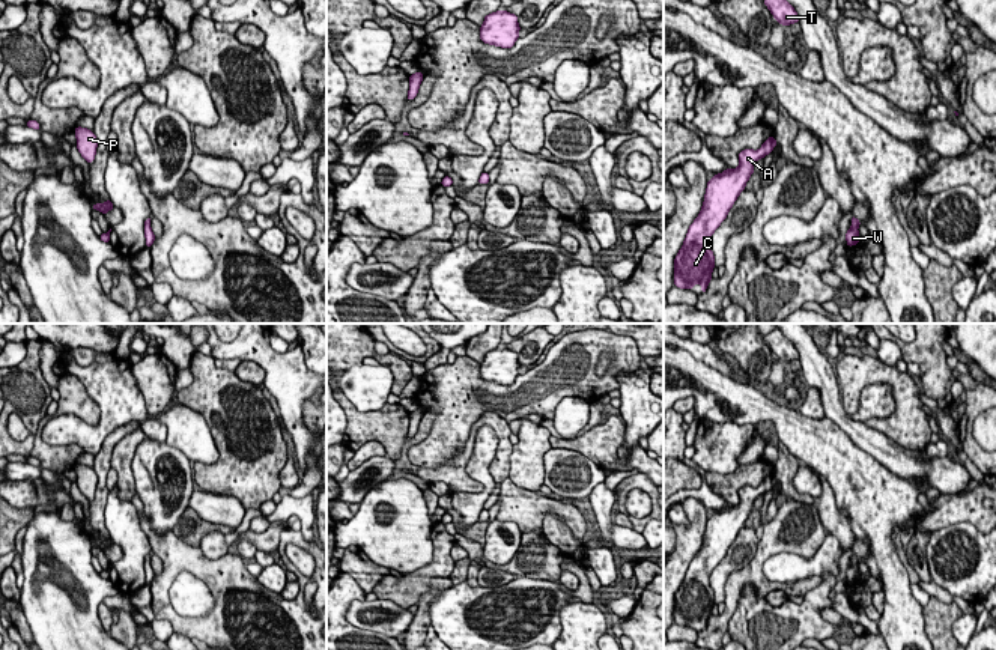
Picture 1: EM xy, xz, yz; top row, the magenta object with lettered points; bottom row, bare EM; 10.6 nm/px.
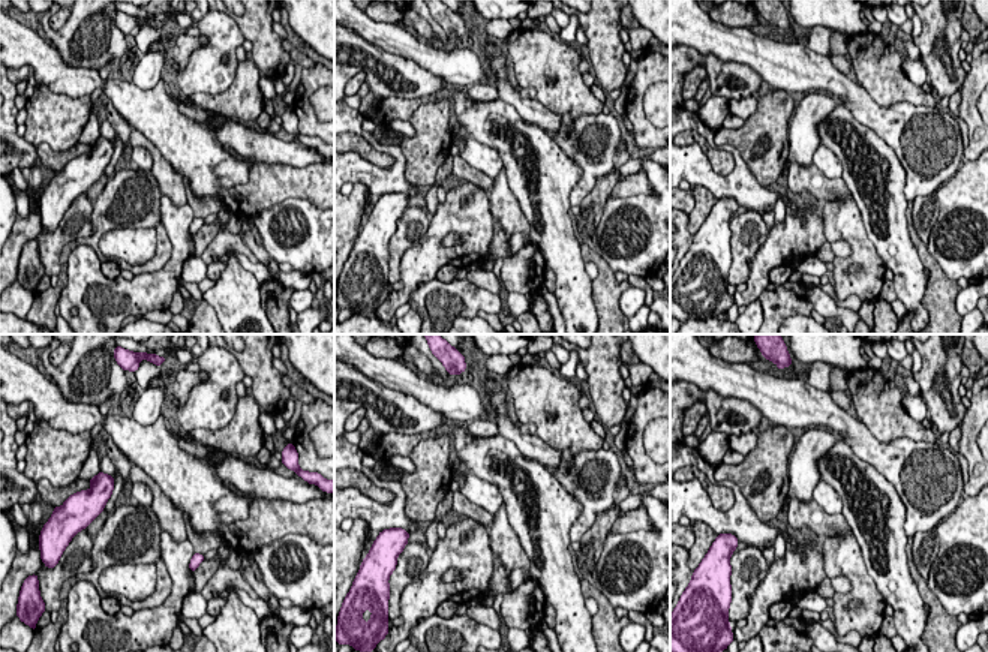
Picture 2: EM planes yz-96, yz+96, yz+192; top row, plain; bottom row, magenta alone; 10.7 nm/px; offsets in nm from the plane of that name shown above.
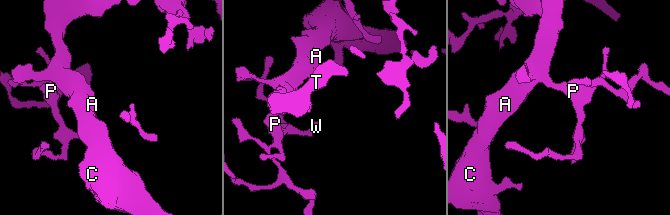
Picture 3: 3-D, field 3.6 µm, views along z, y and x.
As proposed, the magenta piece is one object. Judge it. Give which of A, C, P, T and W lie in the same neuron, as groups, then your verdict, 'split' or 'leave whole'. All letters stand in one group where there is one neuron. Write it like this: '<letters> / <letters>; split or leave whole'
A C P T W; leave whole

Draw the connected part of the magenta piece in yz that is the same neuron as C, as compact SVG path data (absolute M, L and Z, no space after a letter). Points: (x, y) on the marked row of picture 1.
M775 137L766 138L758 150L739 152L739 167L727 169L707 182L701 212L689 226L685 242L674 259L674 286L692 289L701 283L701 293L707 290L715 268L715 256L710 248L710 236L727 218L731 206L754 173L754 164L776 146Z

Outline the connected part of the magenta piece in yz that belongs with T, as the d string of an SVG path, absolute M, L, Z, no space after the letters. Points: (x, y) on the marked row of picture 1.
M764 0L764 5L769 8L773 18L785 27L800 21L797 12L787 0Z

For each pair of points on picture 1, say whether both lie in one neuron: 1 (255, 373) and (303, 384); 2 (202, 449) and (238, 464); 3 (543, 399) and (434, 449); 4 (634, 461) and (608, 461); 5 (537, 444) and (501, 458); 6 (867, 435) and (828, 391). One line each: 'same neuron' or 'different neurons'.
1: different neurons
2: different neurons
3: same neuron
4: same neuron
5: different neurons
6: same neuron

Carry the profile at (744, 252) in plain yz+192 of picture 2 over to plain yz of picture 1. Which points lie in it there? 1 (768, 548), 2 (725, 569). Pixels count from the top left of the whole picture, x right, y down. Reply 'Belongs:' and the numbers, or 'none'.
Belongs: 2

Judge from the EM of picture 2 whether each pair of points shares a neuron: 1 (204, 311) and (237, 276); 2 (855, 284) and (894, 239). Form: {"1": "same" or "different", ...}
{"1": "different", "2": "different"}

